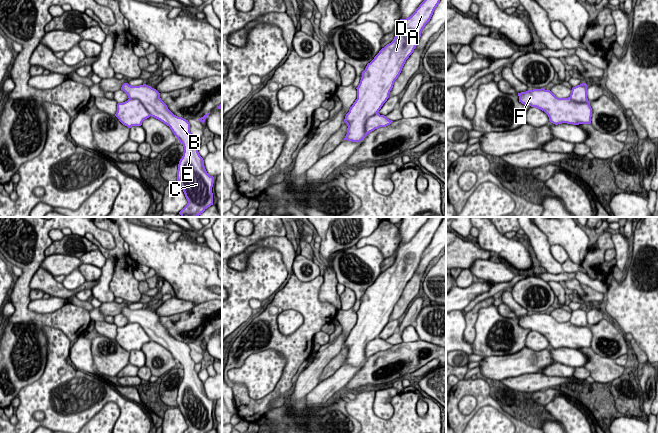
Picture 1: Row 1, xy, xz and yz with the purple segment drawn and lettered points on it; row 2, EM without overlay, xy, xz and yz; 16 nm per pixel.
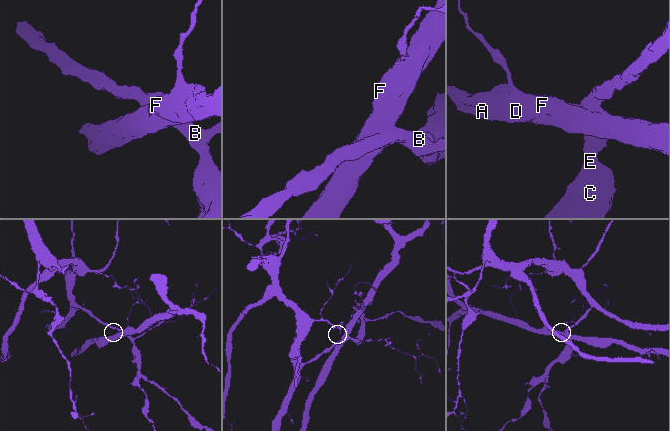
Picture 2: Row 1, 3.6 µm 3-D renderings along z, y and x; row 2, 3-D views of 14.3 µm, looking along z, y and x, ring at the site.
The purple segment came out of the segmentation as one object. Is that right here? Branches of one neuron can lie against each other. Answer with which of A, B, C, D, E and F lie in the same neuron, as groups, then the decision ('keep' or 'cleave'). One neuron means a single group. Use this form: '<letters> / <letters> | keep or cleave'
A D F / B C E | cleave

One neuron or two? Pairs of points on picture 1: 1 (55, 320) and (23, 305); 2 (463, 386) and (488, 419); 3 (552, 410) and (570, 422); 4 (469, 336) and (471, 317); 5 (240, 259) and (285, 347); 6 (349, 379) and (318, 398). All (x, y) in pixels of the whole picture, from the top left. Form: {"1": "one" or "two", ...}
{"1": "one", "2": "two", "3": "one", "4": "one", "5": "one", "6": "one"}

